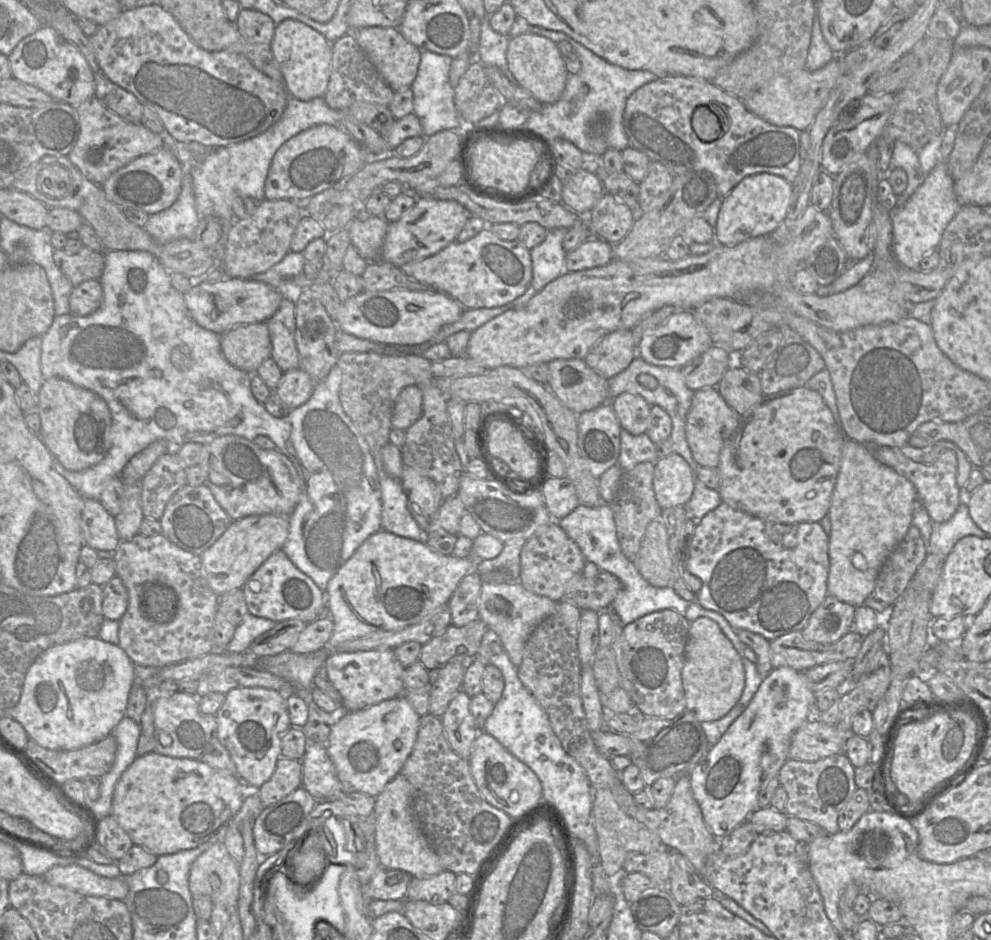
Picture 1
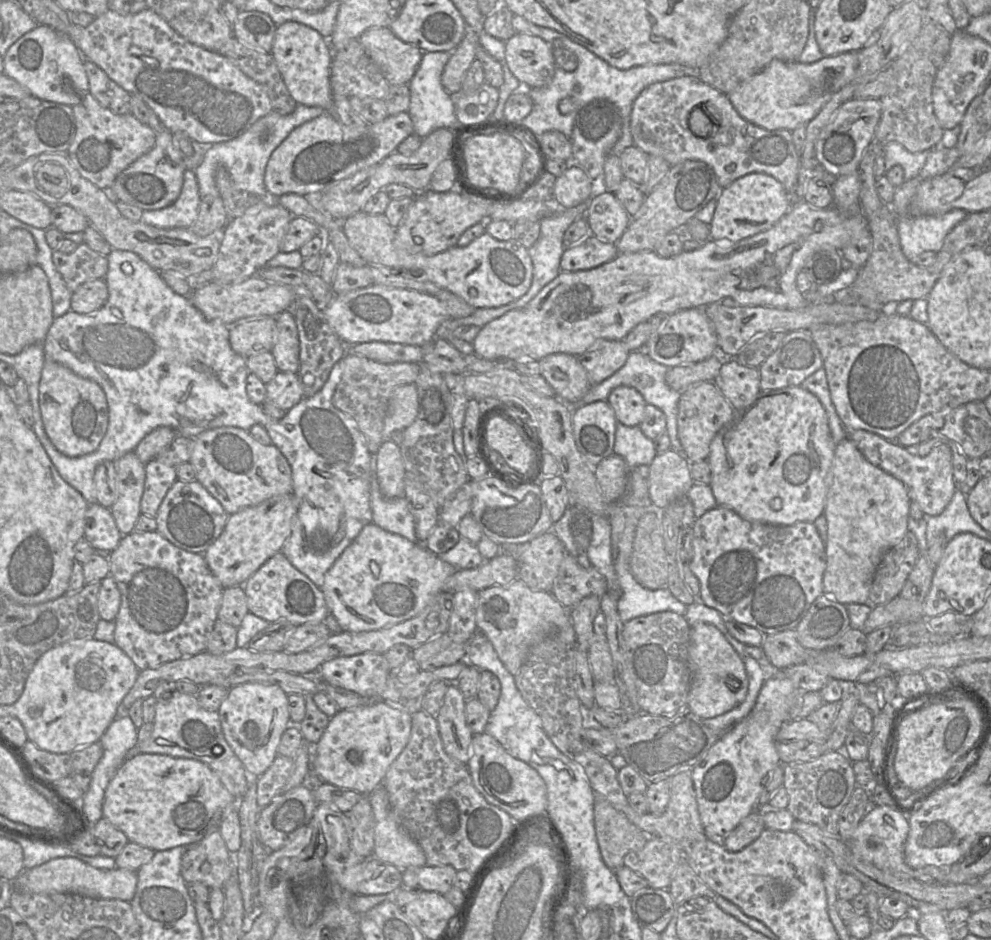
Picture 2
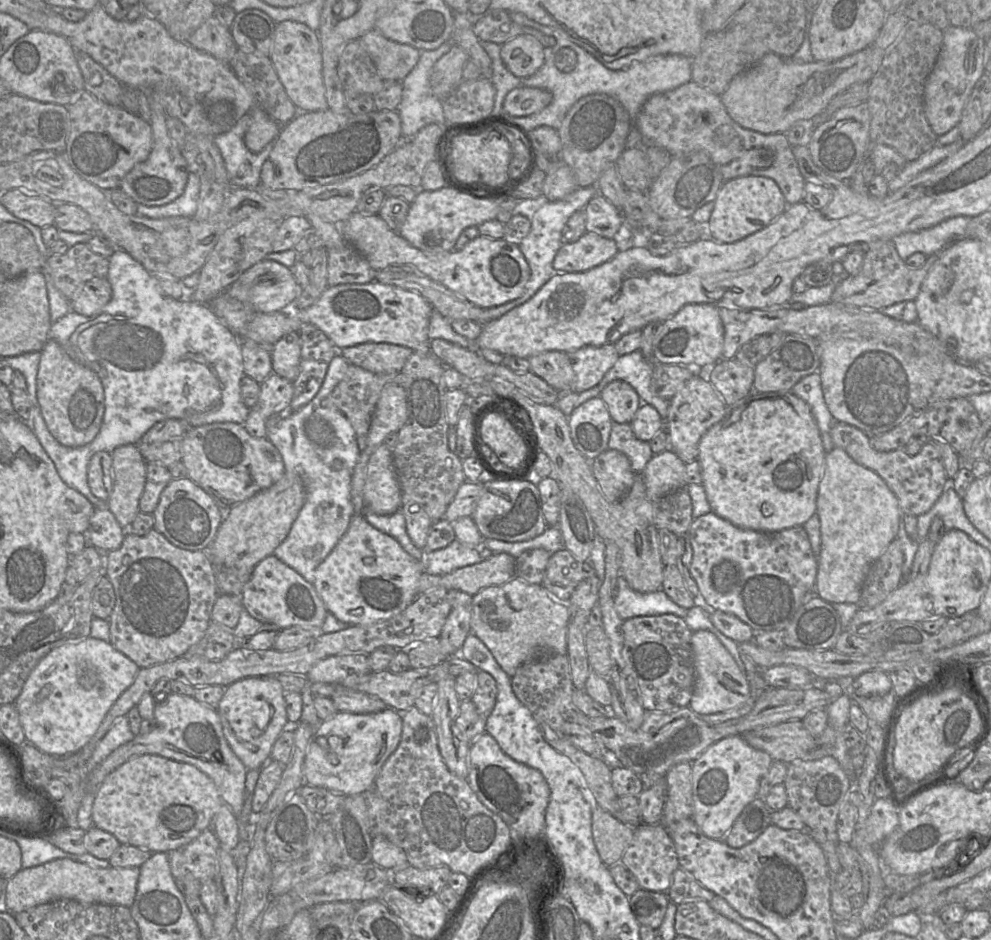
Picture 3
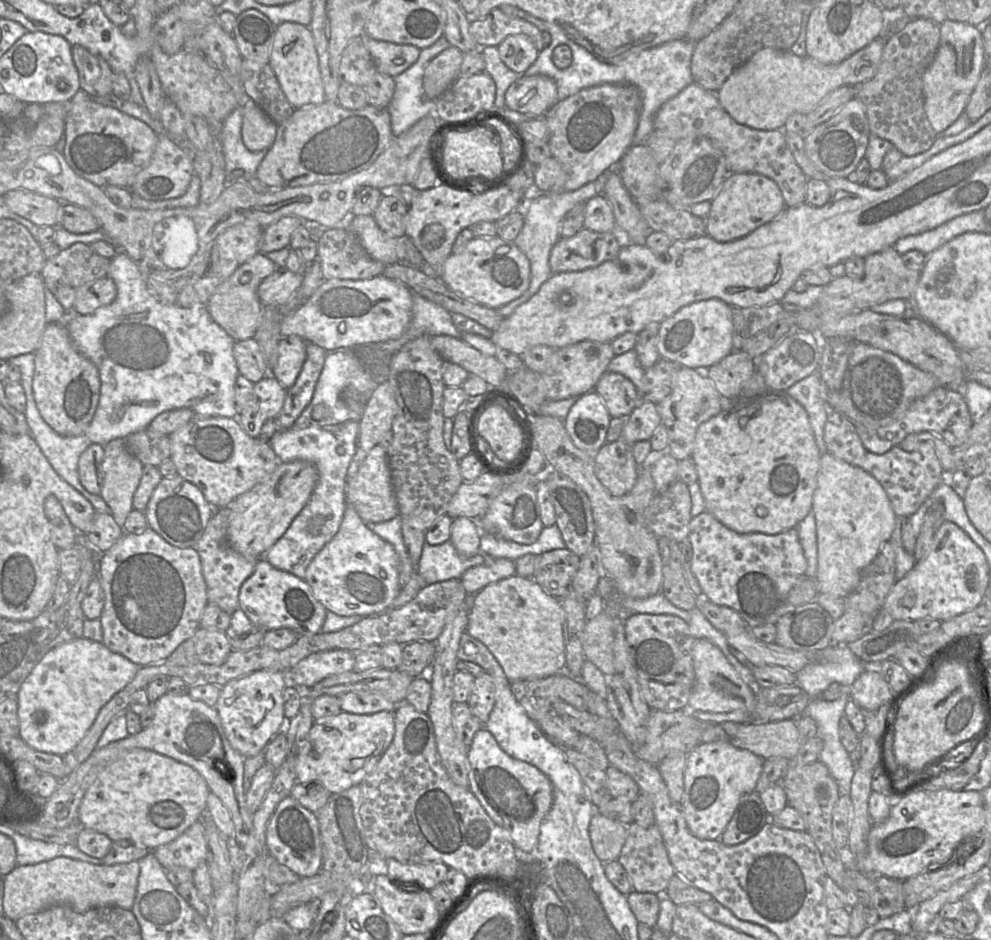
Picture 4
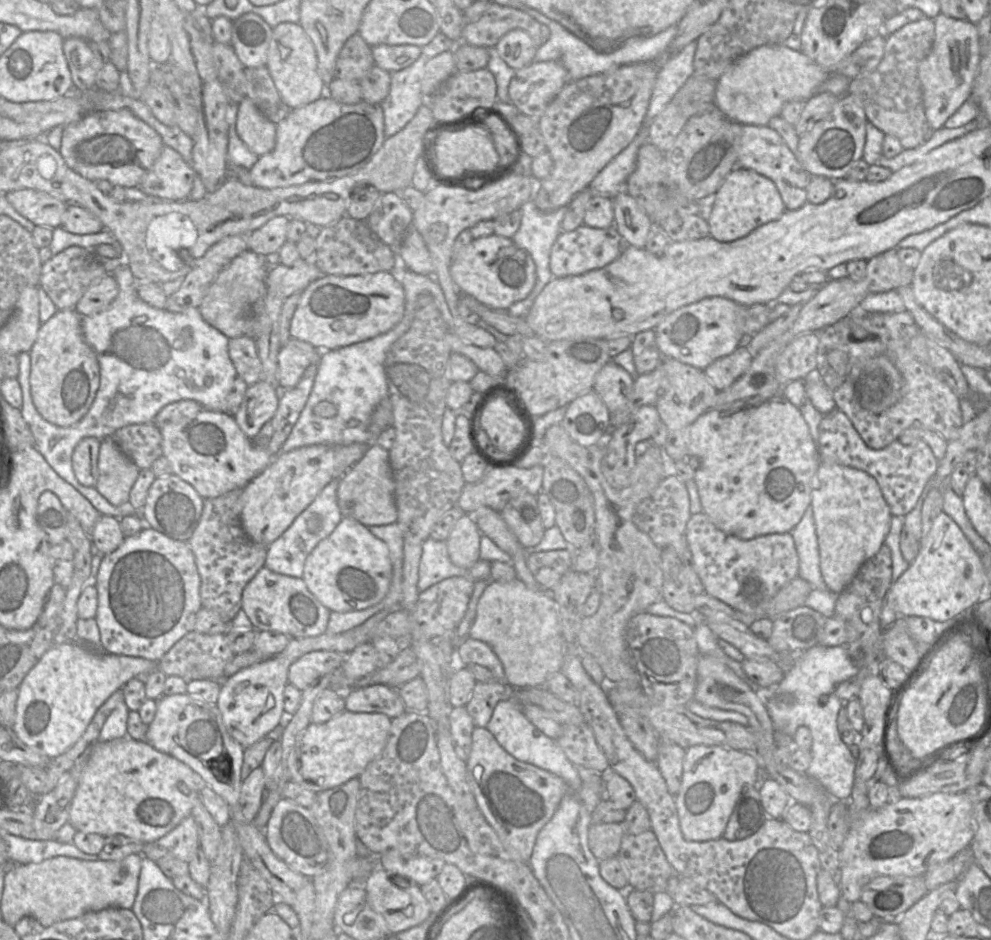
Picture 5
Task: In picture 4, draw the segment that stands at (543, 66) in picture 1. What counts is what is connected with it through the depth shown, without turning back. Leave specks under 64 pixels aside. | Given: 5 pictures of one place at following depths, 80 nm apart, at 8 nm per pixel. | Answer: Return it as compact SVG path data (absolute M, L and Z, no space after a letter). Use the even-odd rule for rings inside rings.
M524 34L510 35L498 45L502 62L511 70L523 75L536 61L539 50Z

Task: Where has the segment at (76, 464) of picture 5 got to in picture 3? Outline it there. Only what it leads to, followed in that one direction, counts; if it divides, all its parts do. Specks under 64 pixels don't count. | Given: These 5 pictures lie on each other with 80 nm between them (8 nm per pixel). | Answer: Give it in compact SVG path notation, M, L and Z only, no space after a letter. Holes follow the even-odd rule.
M100 451L91 457L87 480L93 495L107 501L113 484L111 453Z

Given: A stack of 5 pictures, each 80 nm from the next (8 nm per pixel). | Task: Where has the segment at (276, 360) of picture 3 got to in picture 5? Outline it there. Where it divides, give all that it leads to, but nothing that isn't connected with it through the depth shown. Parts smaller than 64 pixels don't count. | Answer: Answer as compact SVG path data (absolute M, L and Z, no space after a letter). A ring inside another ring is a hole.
M291 337L278 353L277 386L280 391L296 386L307 367L318 363L319 358L317 348Z

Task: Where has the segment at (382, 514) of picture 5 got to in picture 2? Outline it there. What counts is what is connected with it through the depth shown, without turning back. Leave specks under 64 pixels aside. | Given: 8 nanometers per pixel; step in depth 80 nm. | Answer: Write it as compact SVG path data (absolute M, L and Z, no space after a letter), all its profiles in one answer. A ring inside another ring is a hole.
M390 440L384 441L376 454L376 475L384 496L404 497L405 467L400 447Z

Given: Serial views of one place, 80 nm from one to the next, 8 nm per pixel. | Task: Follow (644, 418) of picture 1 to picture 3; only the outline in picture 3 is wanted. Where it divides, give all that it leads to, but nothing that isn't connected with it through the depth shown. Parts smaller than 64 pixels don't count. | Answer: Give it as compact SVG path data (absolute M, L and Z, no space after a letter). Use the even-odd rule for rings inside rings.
M620 379L608 383L599 396L603 399L612 421L618 423L631 423L642 404L636 390Z

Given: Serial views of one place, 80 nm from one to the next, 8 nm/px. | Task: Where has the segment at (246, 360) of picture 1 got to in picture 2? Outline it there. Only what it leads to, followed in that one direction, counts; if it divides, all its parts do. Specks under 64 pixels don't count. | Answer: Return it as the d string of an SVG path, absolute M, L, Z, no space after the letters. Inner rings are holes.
M263 316L239 320L229 326L232 350L247 359L272 350L277 338L276 317Z

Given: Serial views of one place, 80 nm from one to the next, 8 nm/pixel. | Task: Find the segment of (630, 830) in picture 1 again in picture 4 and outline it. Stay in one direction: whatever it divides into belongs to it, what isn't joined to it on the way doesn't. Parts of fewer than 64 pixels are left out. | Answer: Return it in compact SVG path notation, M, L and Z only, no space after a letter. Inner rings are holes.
M595 811L589 833L593 850L603 863L617 860L628 837L628 826Z

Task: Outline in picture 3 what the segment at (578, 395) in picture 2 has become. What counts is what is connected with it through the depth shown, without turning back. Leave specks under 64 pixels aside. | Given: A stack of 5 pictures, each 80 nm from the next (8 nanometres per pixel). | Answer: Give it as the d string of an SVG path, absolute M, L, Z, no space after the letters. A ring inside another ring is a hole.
M546 351L528 358L530 371L543 378L559 392L571 392L575 372L567 352Z

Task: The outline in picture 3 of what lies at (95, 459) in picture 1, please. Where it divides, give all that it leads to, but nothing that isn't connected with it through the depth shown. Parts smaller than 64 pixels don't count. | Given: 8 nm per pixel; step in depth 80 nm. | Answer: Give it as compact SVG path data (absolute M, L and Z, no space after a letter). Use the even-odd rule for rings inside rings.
M49 338L41 351L36 395L46 426L63 446L78 448L91 443L98 435L104 413L104 389L98 375L75 362Z

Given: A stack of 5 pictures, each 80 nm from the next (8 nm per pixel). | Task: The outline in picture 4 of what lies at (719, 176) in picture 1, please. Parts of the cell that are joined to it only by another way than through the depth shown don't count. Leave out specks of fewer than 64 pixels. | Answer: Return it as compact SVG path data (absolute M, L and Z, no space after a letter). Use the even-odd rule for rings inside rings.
M694 82L663 104L655 115L654 129L676 142L687 137L707 137L722 150L729 174L756 173L772 179L788 208L805 202L808 178L795 162L783 130L757 130L738 124L721 106L716 93Z

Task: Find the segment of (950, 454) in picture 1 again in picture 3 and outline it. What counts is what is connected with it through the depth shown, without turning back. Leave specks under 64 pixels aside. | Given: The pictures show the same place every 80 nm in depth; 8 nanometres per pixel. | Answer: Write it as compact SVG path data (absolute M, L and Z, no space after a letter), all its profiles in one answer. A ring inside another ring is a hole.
M835 421L830 435L835 447L843 449L856 463L876 472L898 499L905 514L918 516L931 509L947 486L943 460L939 449L932 441L923 444L918 454L910 456L902 449L879 452L870 443L870 436L849 424Z

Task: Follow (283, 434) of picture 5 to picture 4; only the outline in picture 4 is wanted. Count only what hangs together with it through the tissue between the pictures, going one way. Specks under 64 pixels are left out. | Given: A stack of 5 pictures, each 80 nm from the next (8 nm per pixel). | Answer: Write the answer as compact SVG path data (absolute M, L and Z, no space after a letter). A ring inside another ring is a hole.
M306 343L306 359L294 385L287 389L284 405L277 416L278 430L291 428L311 402L326 354L324 348Z

